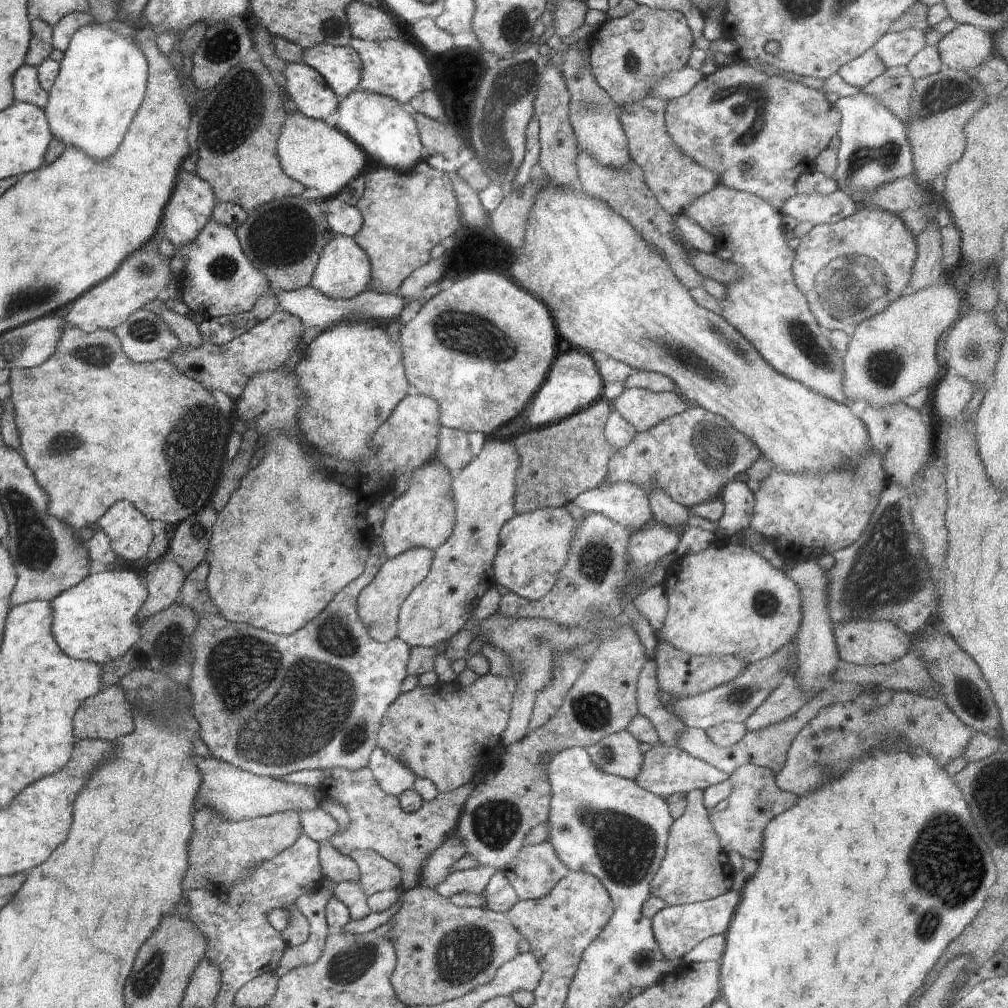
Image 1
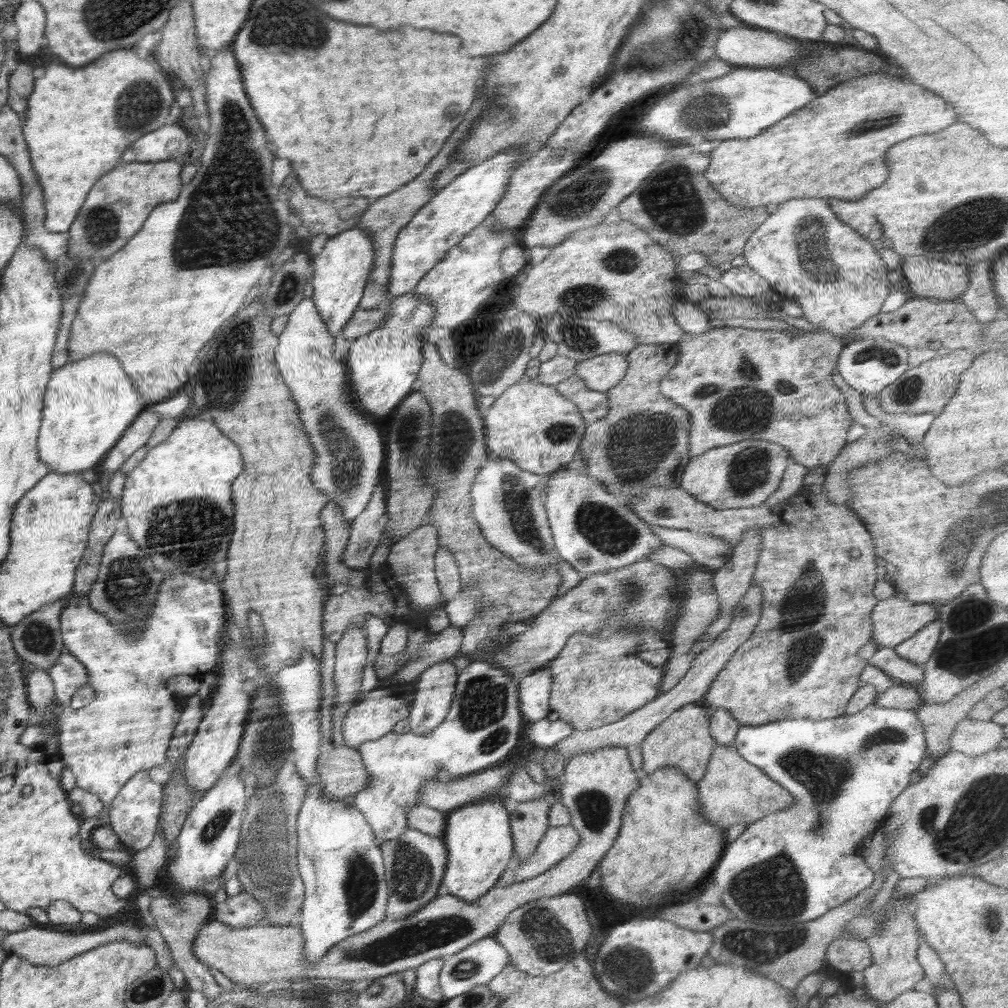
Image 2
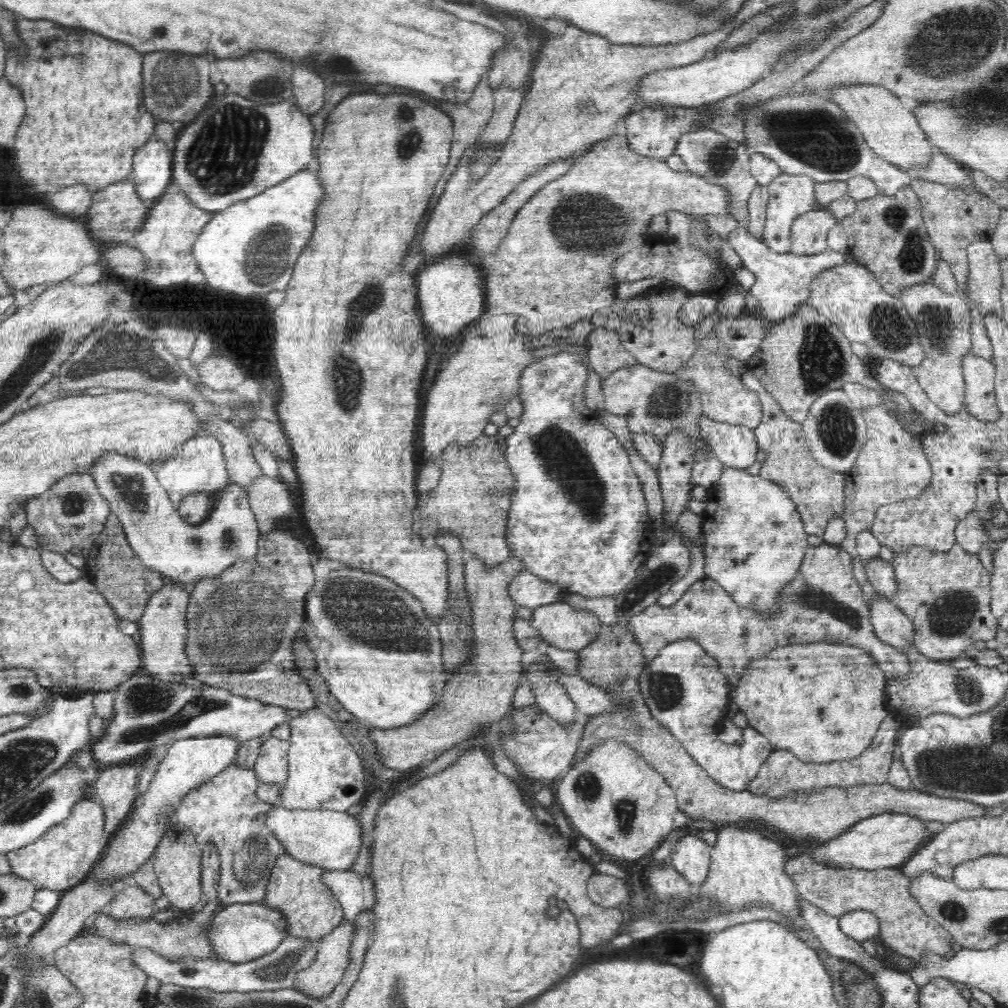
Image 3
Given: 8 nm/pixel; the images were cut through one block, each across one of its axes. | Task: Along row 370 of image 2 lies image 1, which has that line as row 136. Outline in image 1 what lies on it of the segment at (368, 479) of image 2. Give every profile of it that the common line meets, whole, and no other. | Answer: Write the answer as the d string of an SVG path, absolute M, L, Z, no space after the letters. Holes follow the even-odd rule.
M299 111L287 114L277 140L277 153L283 171L306 188L316 188L322 201L338 195L350 180L362 174L366 164L366 154L344 133Z

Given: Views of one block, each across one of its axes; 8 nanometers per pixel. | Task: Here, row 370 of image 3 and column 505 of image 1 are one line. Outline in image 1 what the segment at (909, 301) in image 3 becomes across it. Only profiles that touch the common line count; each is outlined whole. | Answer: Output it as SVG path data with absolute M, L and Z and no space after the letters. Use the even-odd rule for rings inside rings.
M424 886L402 890L398 901L398 910L391 918L392 929L388 935L397 958L391 983L397 998L405 1007L435 1007L467 995L472 989L490 982L500 965L512 960L519 953L521 934L511 923L507 913L497 913L486 907L459 907L452 899L440 895L436 888Z

